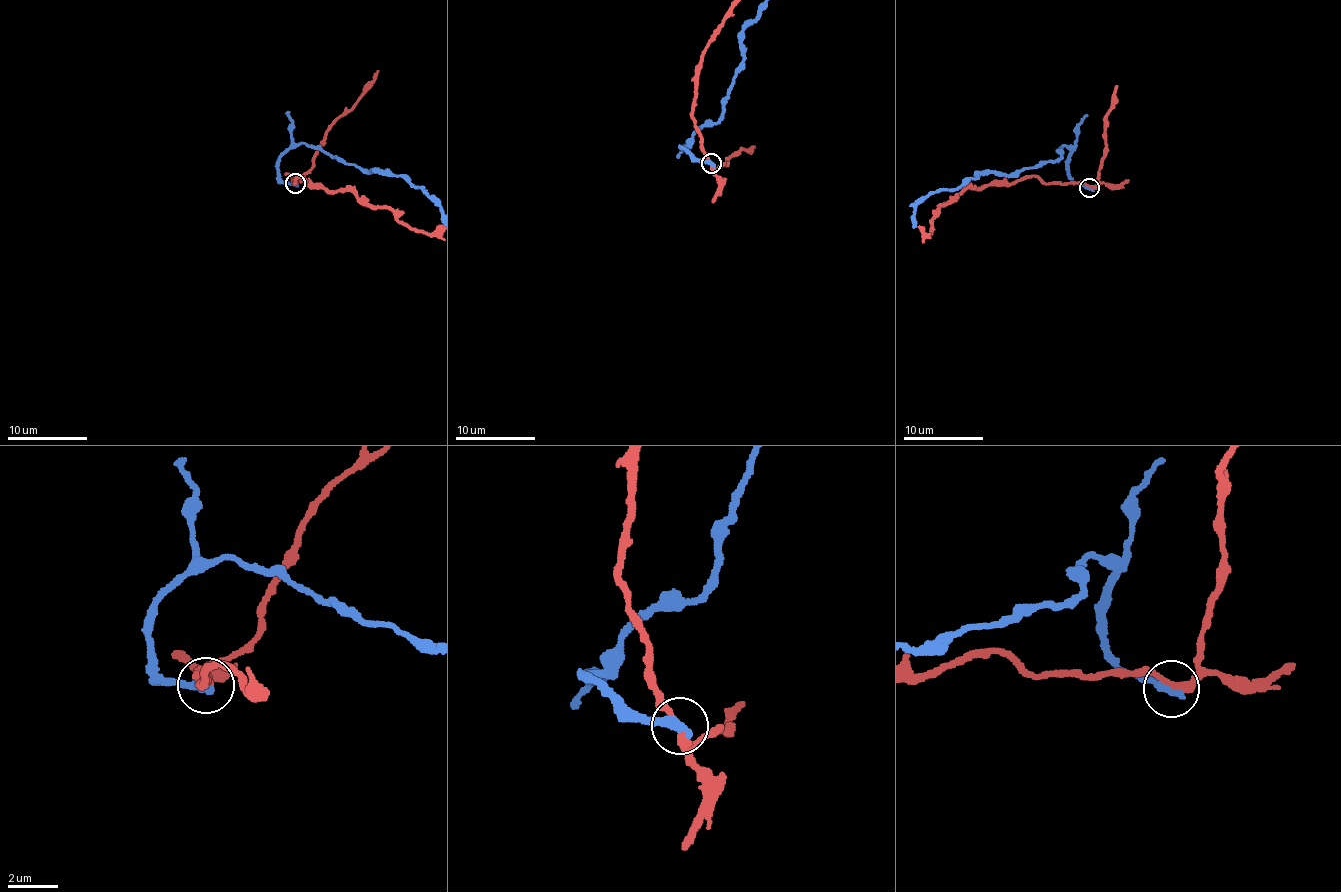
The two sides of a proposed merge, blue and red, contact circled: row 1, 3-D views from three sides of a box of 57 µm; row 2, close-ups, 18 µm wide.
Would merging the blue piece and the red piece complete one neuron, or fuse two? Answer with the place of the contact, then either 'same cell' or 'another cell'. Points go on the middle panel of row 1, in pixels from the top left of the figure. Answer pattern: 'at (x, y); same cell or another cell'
at (711, 163); another cell

